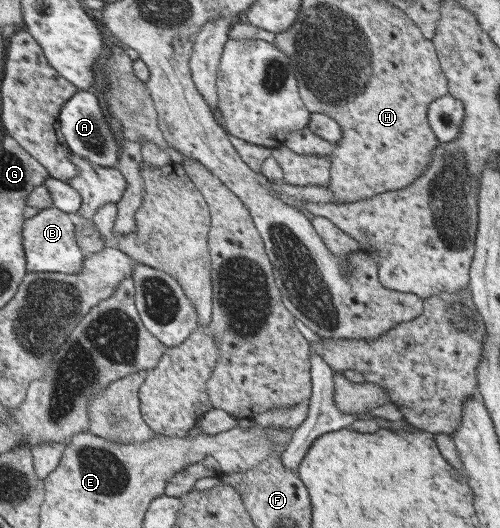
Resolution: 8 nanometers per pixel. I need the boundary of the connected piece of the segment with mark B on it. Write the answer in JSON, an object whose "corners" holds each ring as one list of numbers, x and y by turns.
{"corners":[[55,206,45,209,26,220,24,226,24,246,28,270,31,273,67,273,81,272,88,254,78,245,74,215]]}

